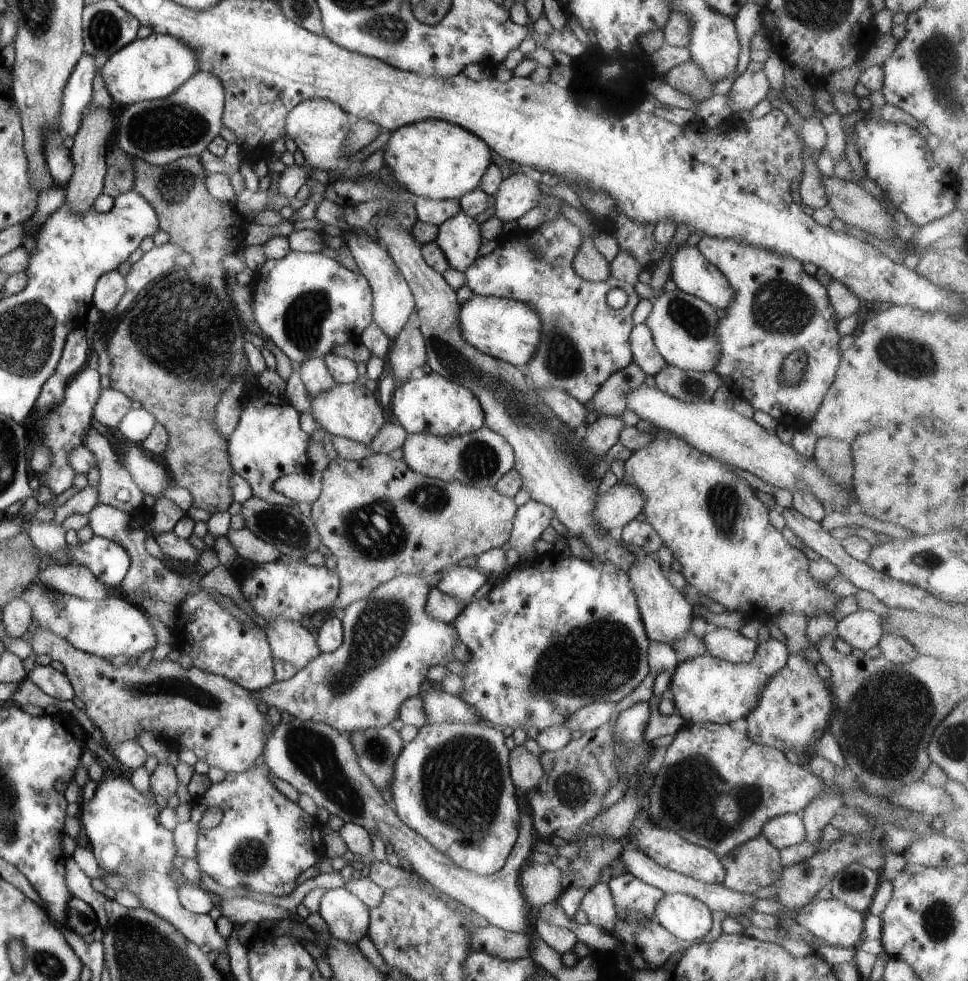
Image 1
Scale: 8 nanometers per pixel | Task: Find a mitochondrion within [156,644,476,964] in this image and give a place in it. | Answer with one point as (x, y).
(312, 754)

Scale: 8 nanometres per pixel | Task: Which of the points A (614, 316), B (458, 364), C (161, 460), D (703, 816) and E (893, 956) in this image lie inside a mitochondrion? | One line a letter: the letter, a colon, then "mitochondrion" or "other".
A: other
B: mitochondrion
C: other
D: mitochondrion
E: other

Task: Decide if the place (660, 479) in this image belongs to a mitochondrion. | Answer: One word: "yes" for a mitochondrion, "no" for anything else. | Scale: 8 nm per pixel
no

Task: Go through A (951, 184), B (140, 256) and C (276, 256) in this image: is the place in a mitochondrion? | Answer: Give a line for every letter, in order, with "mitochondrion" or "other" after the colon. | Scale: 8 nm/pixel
A: other
B: other
C: other

